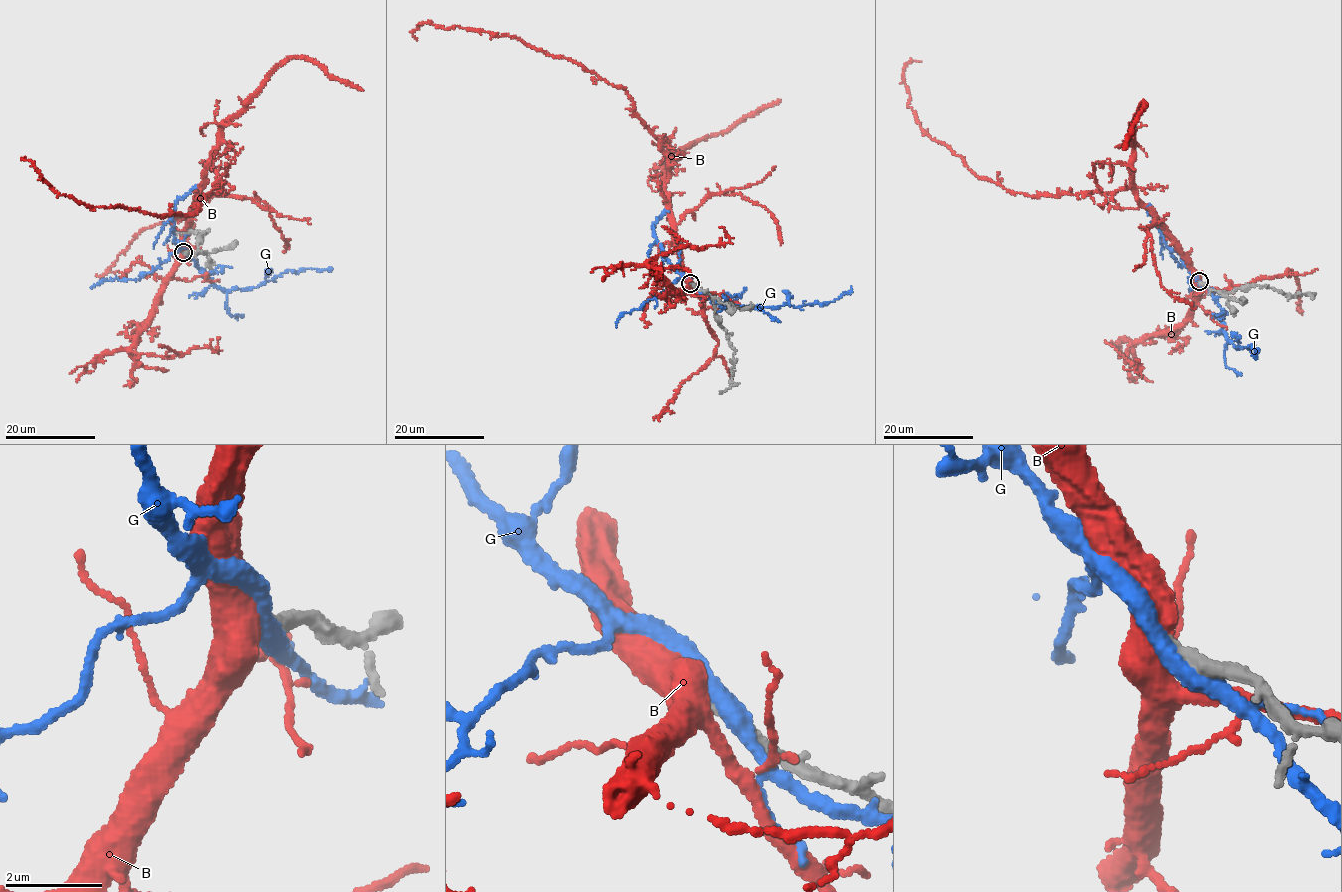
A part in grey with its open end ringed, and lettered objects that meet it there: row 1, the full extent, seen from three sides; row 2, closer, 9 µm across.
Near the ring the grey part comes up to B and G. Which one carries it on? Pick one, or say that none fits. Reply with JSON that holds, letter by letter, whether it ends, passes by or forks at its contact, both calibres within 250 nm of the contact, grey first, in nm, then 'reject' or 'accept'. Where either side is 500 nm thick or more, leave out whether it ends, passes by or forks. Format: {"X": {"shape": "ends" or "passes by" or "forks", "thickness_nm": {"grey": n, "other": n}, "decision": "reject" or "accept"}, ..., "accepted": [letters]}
{"B": {"thickness_nm": {"grey": 320, "other": 600}, "decision": "reject"}, "G": {"shape": "passes by", "thickness_nm": {"grey": 400, "other": 400}, "decision": "reject"}, "accepted": []}

